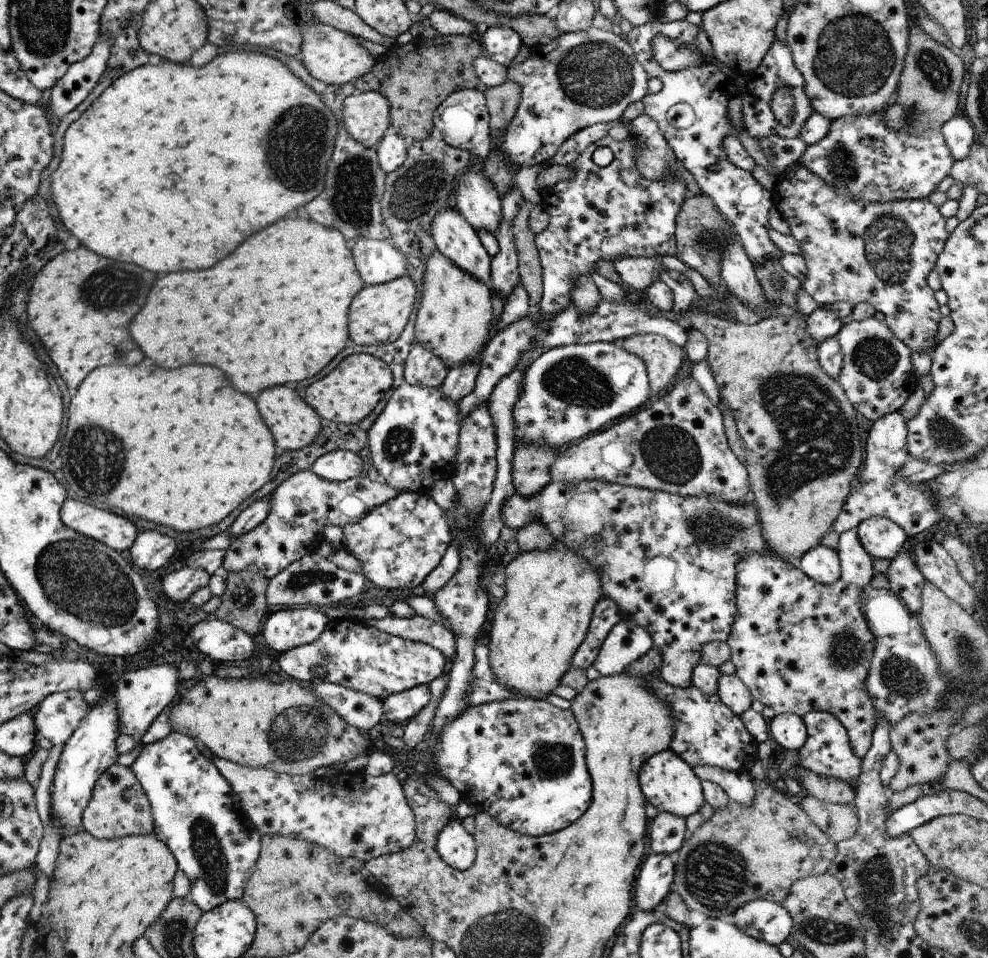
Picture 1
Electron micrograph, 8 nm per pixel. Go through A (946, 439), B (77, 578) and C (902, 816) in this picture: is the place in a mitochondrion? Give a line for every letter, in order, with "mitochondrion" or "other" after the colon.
A: mitochondrion
B: mitochondrion
C: other

